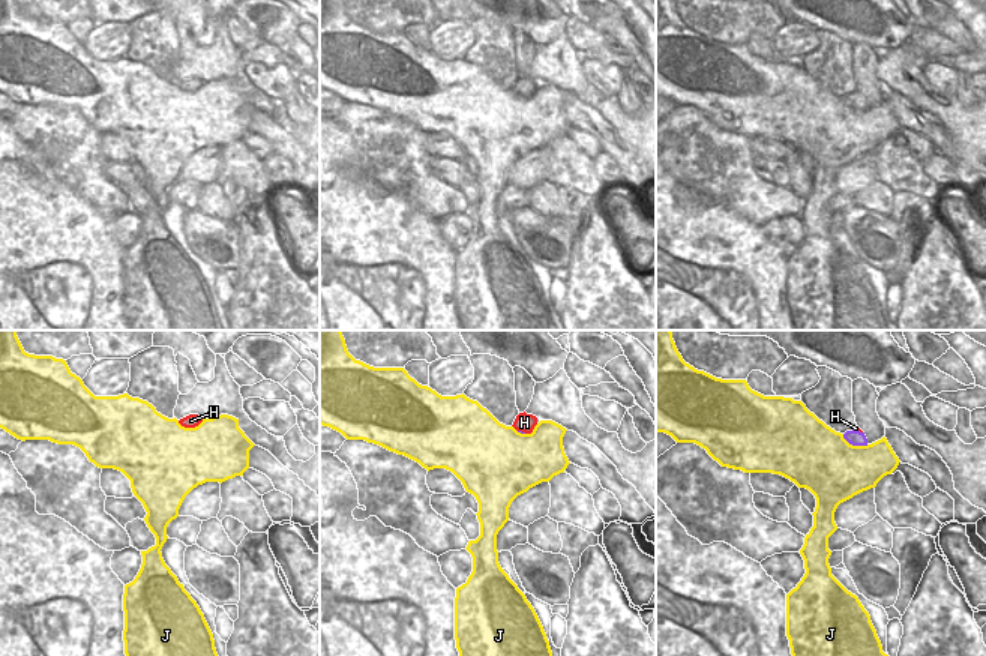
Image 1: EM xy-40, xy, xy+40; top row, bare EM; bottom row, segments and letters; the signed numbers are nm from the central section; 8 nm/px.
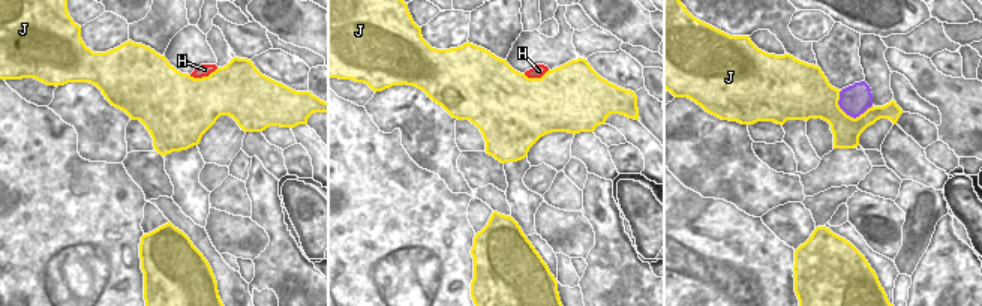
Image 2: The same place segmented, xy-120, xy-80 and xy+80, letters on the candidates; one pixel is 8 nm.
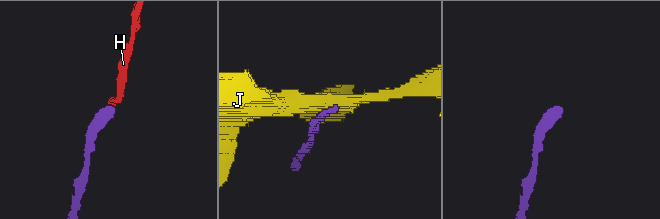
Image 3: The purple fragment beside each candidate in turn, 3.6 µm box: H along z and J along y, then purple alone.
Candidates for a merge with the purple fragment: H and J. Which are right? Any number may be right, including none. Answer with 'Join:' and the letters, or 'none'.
Join: H

